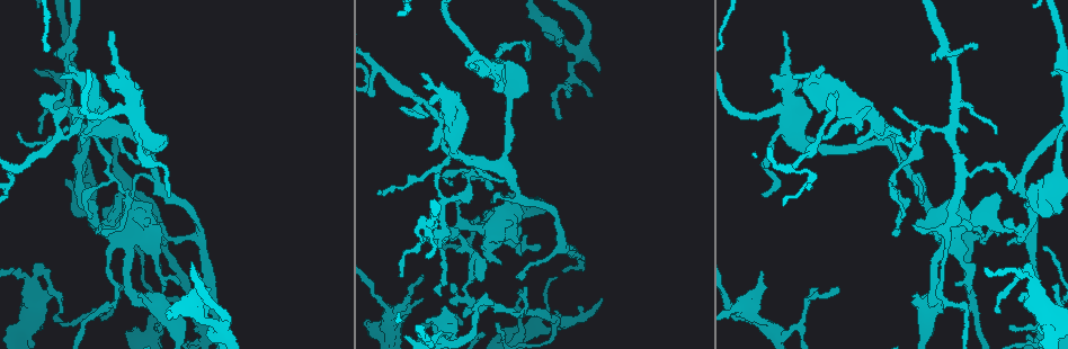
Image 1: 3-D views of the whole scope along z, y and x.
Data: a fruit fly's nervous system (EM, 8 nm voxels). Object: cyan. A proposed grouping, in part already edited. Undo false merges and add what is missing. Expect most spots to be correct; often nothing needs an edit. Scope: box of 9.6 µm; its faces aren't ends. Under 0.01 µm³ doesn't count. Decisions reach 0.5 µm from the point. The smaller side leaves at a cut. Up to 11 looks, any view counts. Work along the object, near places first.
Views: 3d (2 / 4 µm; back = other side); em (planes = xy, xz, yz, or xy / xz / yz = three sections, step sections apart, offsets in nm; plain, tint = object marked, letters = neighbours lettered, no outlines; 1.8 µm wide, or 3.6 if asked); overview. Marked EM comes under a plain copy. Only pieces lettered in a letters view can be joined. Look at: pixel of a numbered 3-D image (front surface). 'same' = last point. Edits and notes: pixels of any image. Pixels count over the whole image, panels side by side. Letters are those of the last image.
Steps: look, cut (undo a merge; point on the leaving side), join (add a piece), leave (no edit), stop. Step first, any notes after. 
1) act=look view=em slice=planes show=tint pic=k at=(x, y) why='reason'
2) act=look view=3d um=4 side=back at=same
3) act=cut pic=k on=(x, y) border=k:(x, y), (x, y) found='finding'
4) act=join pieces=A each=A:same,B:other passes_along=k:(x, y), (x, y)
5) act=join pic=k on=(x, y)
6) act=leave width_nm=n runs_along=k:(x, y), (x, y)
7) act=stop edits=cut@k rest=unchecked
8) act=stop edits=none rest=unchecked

act=look view=3d um=4 side=back pic=1 at=(856, 109) why='two arms at a narrow angle'

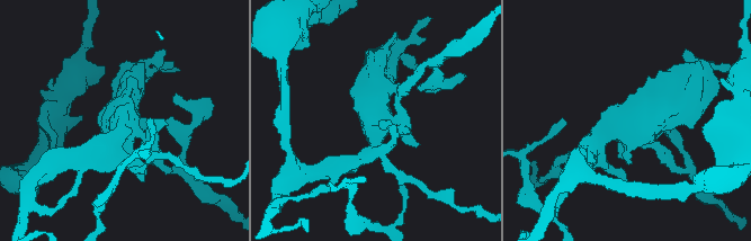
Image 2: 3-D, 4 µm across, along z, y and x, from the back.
act=look view=em slice=xy step=8 show=tint pic=2 at=(375, 121) why='now the EM'

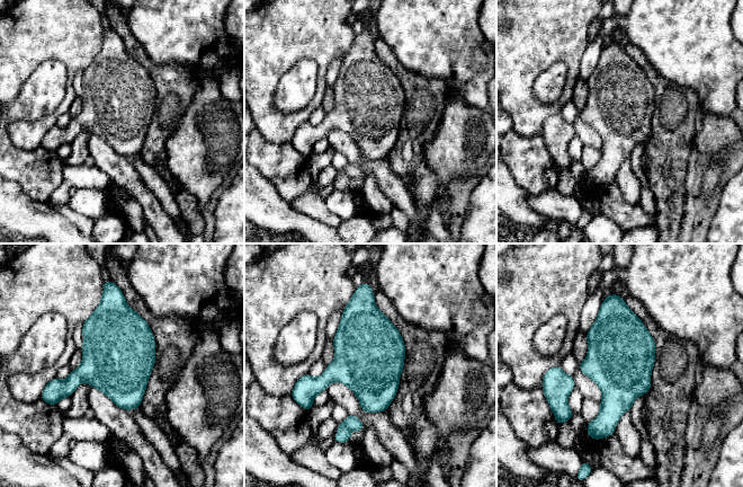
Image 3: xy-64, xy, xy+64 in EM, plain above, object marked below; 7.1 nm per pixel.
act=look view=em slice=planes show=letters at=same why='another direction'

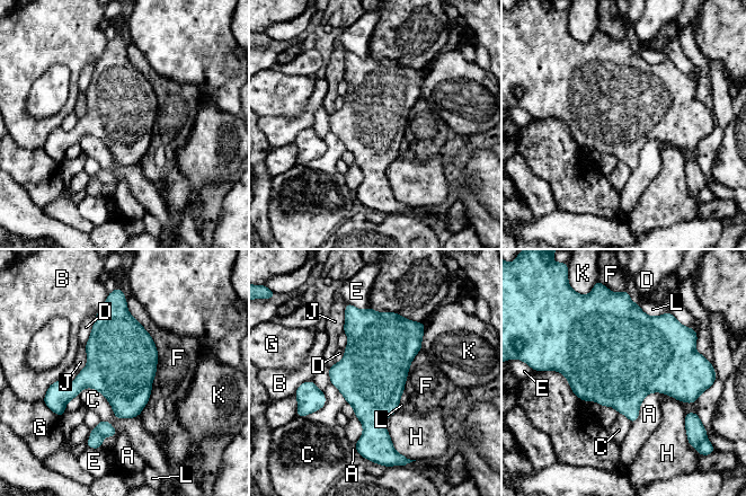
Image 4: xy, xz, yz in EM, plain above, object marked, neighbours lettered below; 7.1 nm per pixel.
act=leave width_nm=480 each=A:other,B:other,C:other,D:other,E:other,F:other,G:other,H:other,J:other,K:other,L:other found='continuous, no second neuron'

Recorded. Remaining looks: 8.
act=look view=em slice=xz step=4 show=tint pic=1 at=(83, 164) why='abrupt turn'

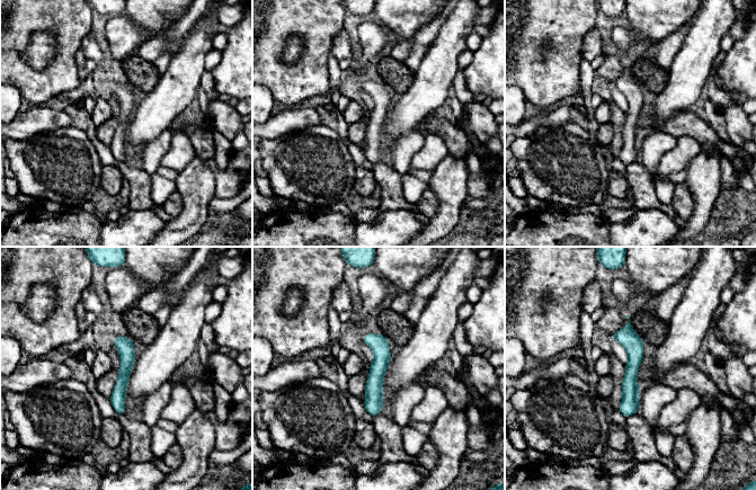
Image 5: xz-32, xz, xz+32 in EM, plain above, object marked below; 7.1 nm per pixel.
act=look view=em slice=xz step=4 show=letters at=same why='what lies round it'

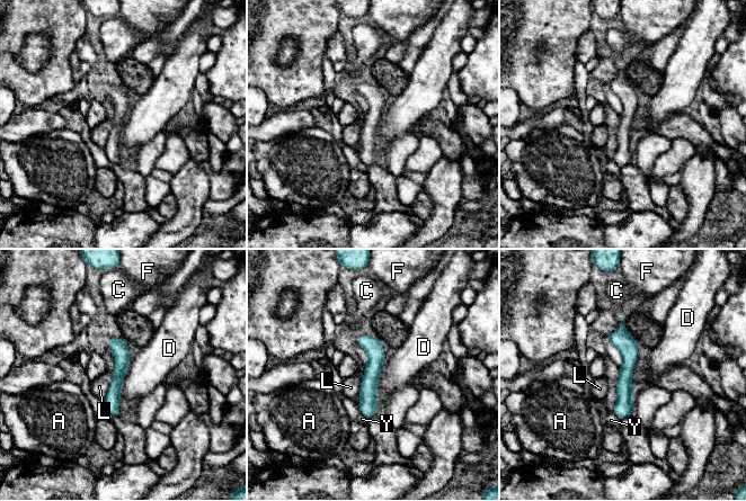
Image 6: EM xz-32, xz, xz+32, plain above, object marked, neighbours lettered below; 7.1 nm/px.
act=leave width_nm=120 each=A:other,C:other,D:other,F:other,L:other,Y:other runs_along=6:(623, 329), (627, 368), (621, 415) found='all the same neuron'

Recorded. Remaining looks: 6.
act=look view=em slice=planes show=letters pic=1 at=(162, 167)

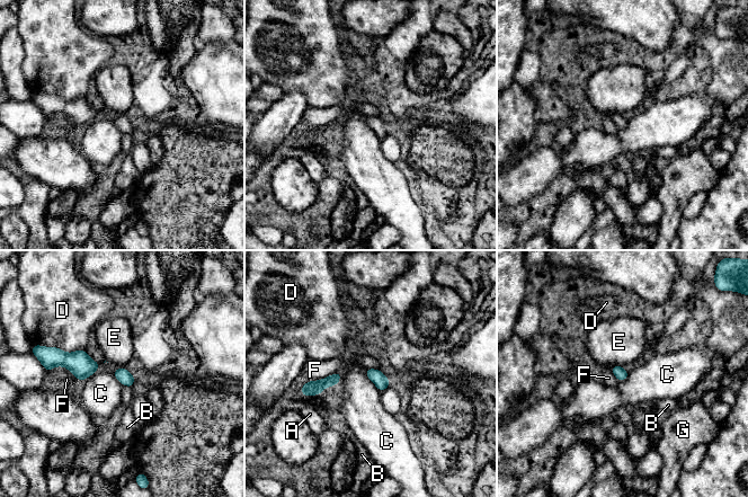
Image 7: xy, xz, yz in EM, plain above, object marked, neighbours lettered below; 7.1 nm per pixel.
act=leave each=A:other,B:other,C:other,D:other,E:other,F:other,G:other found='continuous, no second neuron'

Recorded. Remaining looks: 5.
act=look view=em slice=xy step=8 show=letters pic=1 at=(557, 42) why='free end'

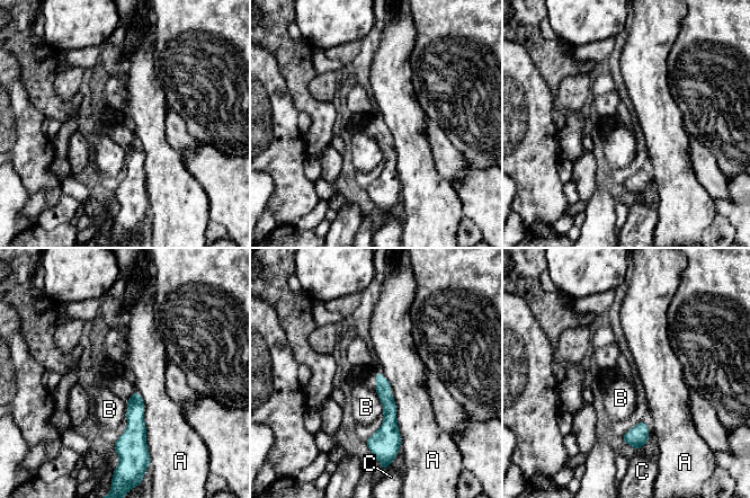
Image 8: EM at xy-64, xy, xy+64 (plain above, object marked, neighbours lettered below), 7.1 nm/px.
act=leave each=A:other,B:other,C:other border=8:(136, 390), (143, 402), (148, 448) found='no lettered piece goes on from it'

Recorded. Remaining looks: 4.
act=stop edits=none rest=unchecked

